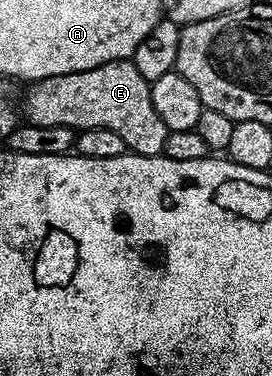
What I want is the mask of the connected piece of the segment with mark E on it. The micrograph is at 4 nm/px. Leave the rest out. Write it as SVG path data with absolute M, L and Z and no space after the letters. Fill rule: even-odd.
M130 59L114 60L93 70L50 76L30 85L26 123L45 126L108 128L126 142L137 156L157 156L167 147L167 127L153 110L151 86Z

